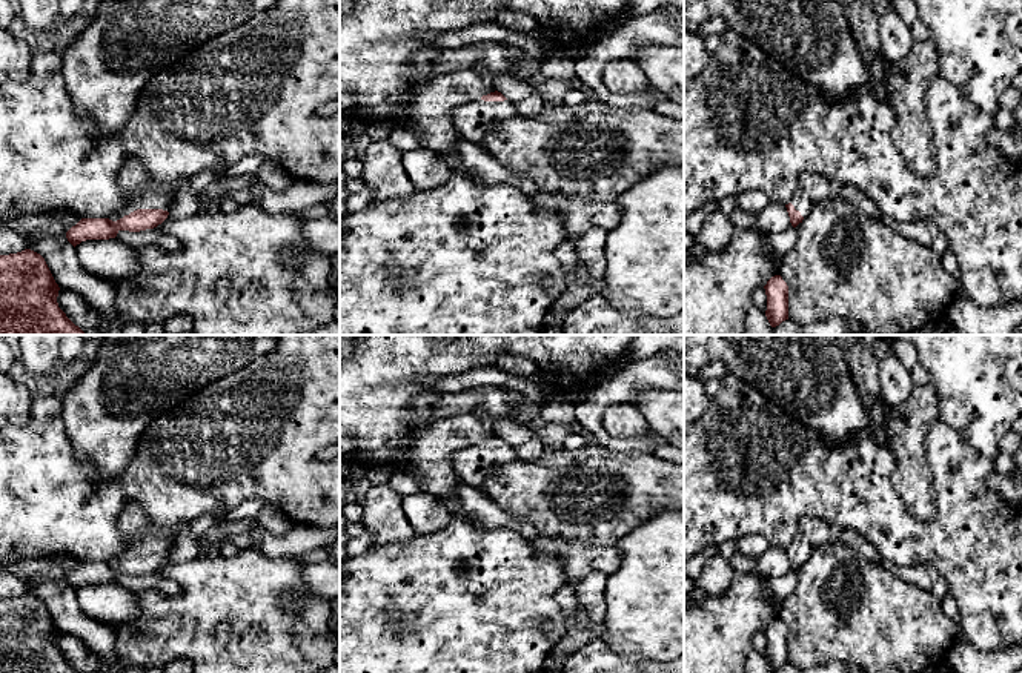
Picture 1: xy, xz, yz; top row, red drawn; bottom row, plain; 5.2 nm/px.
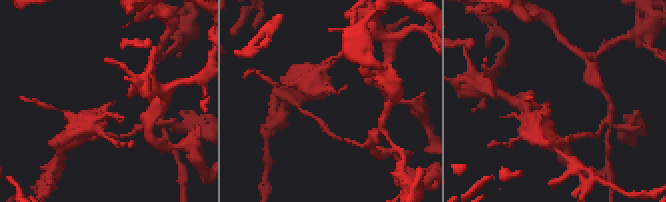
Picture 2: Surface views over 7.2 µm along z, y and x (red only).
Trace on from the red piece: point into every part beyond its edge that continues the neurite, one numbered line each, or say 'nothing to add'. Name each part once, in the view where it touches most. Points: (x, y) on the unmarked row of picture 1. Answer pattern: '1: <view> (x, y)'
1: xy (134, 523)

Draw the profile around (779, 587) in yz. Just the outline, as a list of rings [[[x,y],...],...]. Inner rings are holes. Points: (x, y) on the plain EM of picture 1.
[[[788,572],[767,579],[767,593],[778,602],[784,602],[796,588],[798,575],[796,572]]]

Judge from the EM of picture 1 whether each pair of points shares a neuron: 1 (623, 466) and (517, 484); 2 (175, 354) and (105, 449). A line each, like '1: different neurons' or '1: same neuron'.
1: same neuron
2: same neuron

